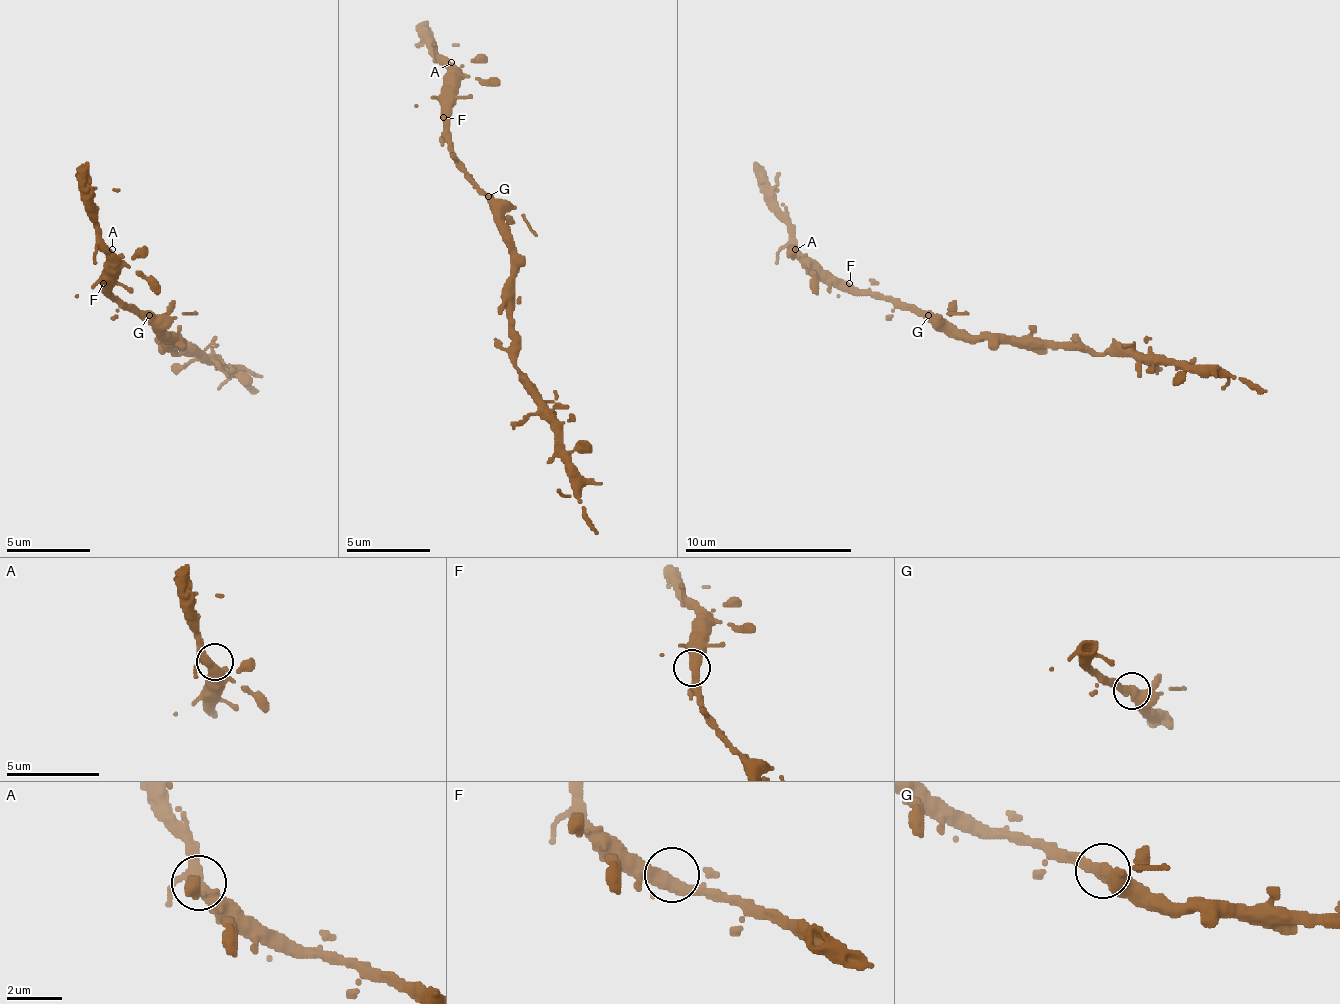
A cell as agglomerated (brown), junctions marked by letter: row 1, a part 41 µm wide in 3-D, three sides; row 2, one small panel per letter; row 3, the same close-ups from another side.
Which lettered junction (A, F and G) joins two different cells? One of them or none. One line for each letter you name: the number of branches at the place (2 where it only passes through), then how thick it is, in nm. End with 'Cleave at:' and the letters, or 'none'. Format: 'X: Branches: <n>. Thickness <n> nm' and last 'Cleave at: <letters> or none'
Cleave at: none

